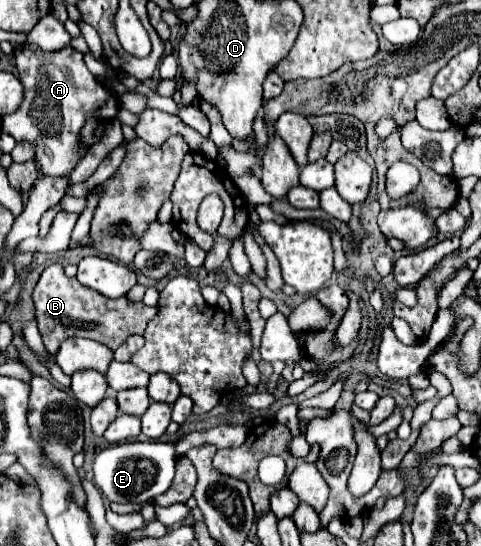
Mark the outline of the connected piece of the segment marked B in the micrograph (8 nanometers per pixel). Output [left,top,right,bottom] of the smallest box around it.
[35,264,157,356]

